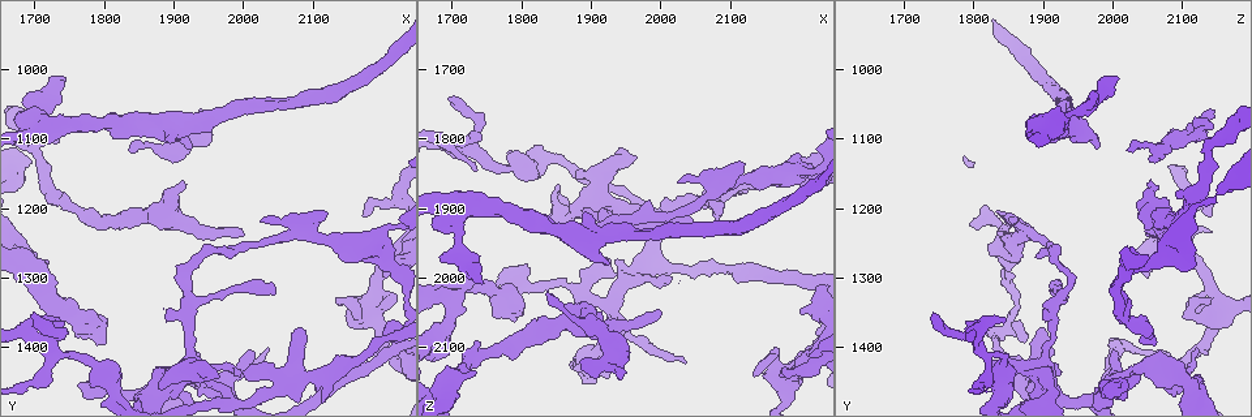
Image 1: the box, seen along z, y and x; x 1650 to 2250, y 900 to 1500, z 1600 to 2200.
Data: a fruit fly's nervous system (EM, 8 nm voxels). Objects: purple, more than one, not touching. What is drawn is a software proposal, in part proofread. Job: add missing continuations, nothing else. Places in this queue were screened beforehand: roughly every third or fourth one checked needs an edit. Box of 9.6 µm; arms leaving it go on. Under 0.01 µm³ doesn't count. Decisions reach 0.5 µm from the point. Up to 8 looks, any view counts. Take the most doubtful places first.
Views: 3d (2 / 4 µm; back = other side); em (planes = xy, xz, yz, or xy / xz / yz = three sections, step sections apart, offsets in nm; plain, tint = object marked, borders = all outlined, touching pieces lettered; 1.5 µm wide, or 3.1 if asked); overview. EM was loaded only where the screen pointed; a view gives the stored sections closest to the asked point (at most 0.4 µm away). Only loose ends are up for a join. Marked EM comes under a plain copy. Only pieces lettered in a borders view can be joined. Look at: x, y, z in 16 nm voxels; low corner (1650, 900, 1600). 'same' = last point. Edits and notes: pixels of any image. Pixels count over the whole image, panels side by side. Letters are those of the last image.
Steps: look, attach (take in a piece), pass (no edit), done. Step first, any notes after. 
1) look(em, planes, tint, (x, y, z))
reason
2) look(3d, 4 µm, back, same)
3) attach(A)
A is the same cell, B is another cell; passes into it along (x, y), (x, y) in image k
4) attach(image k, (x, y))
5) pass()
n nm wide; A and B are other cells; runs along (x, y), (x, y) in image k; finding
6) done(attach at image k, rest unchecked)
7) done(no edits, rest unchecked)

look(em, planes, borders, (1785, 1395, 2060))
branch stops here

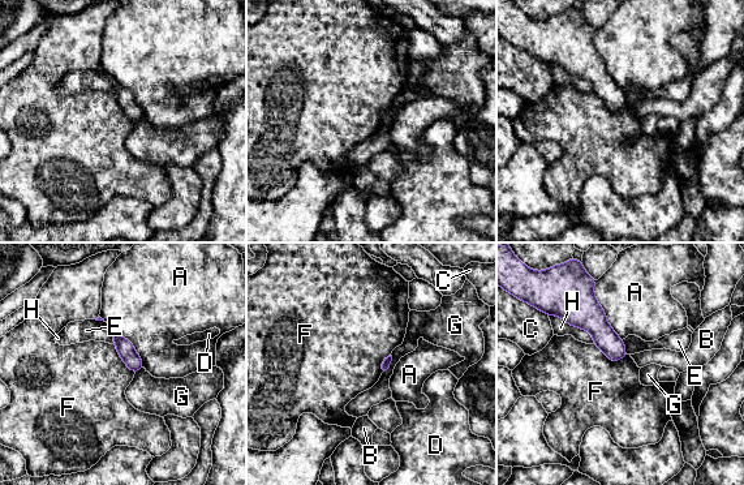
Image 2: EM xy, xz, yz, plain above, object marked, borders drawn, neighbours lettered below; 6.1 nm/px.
pass()
A, B, C, D, E, F, G and H are other cells; no lettered piece goes on from it

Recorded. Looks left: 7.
look(em, planes, borders, (2005, 1235, 2045))
an open end

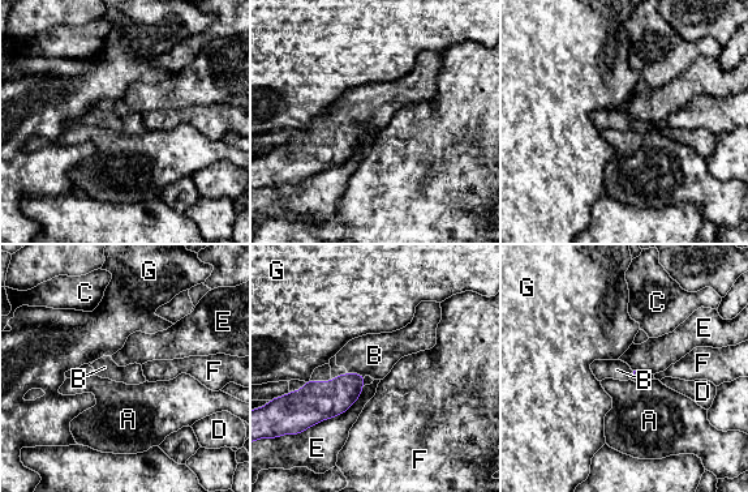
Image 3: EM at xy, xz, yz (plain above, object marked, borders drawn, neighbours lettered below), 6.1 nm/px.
attach(B)
B is the same cell, A, C, D, E, F and G are other cells; passes into it along (325, 399), (356, 373), (374, 355) in image 3; the neuron continues

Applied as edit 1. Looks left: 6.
look(3d, 2 µm, (1835, 1120, 2025))
thin end

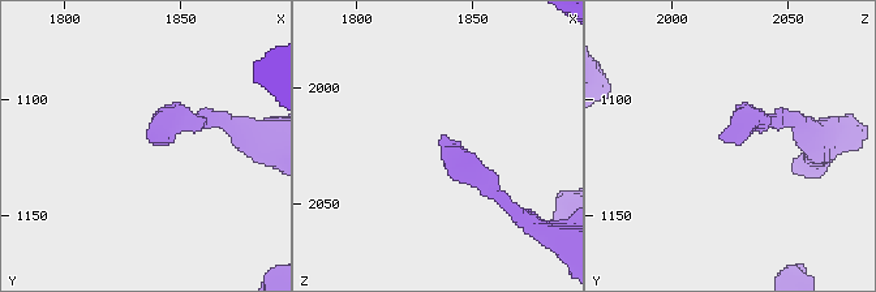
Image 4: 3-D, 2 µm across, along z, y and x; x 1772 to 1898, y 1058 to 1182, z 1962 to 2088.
look(em, xz, step 4, tint, (1838, 1119, 2021))
need the tissue

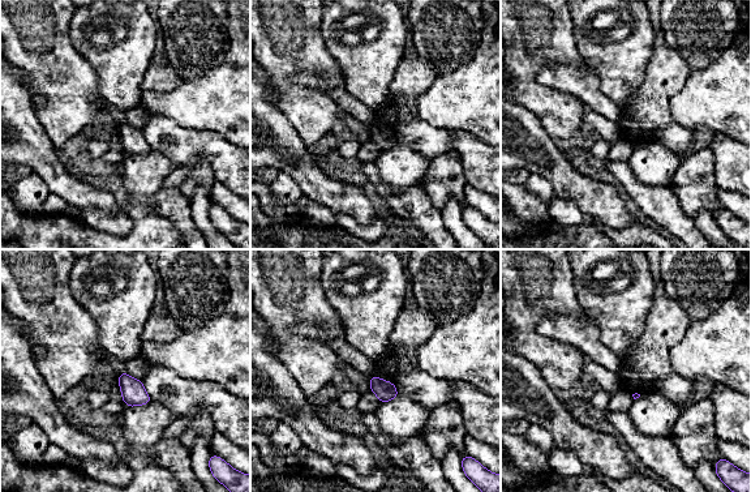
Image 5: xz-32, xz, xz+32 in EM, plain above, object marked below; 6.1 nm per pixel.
look(em, planes, borders, same)

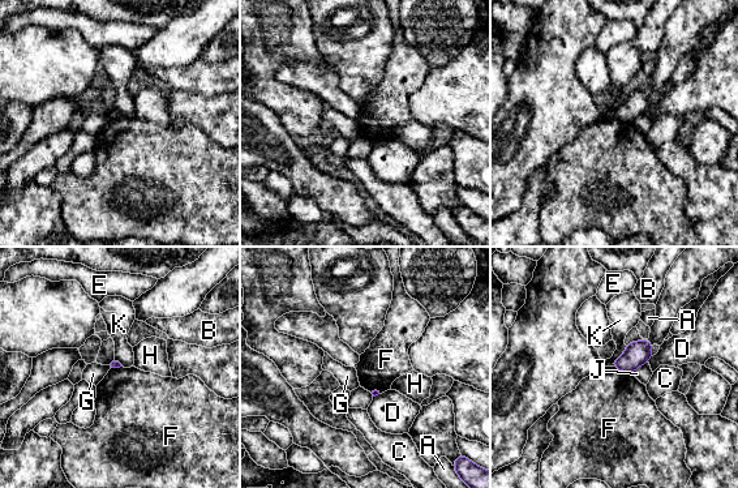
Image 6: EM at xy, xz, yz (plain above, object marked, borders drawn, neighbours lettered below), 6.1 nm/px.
pass()
A, B, C, D, E, F, G, H, J and K are other cells; border along (613, 366), (633, 373) in image 6; no lettered piece goes on from it

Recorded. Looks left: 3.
done(attach at image 3, rest unchecked)

